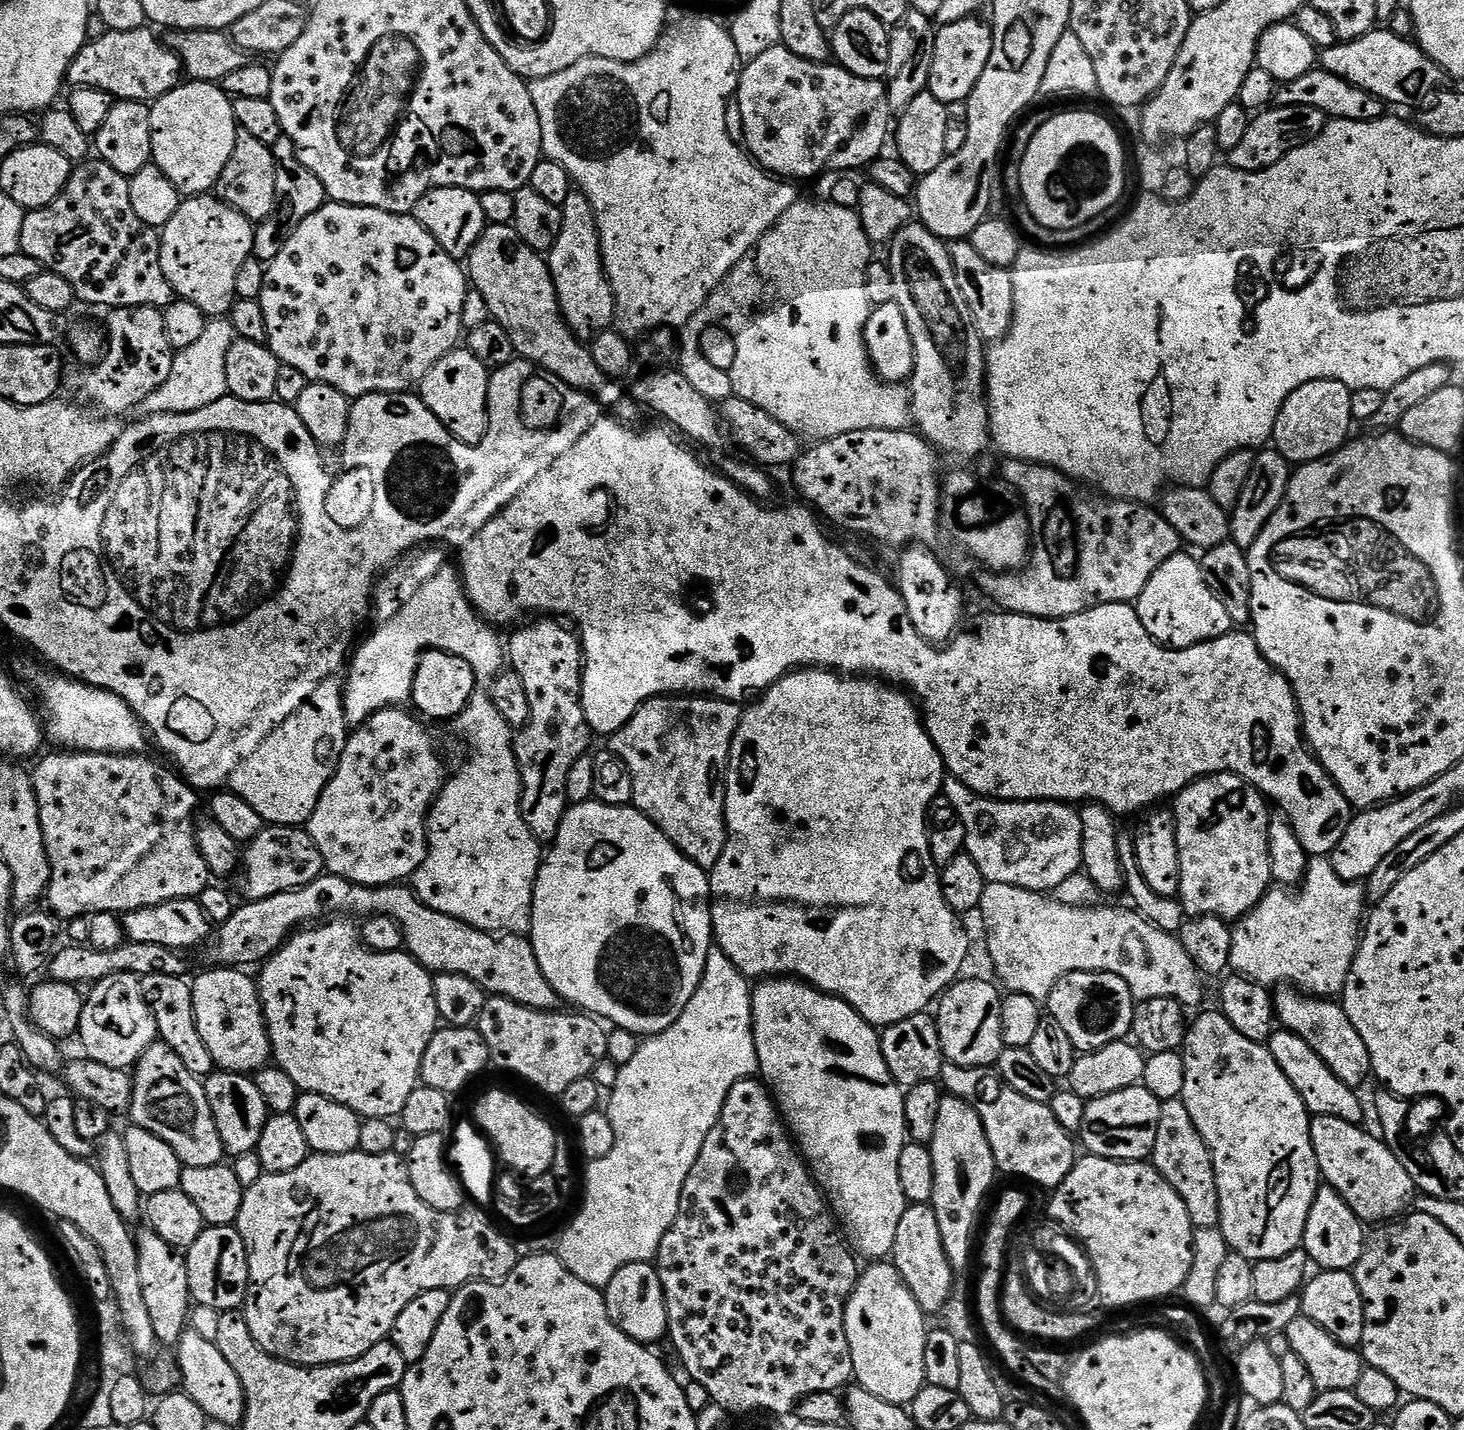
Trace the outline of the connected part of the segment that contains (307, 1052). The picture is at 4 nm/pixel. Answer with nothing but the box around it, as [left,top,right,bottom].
[259,918,438,1120]

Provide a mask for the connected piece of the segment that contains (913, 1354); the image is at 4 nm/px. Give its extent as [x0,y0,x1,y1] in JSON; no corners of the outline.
[846,1262,930,1405]

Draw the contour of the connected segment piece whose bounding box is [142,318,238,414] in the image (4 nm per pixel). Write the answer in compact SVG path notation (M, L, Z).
M216 318L209 322L206 330L202 330L198 342L192 343L189 348L179 349L173 355L170 378L166 378L166 382L162 382L162 386L158 386L154 394L144 399L143 411L148 414L193 412L202 410L218 402L223 396L229 395L226 382L226 354L237 338L231 319Z

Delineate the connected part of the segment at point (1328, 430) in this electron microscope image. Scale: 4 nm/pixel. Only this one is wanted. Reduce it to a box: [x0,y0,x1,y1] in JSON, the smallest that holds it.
[1271,380,1354,466]

